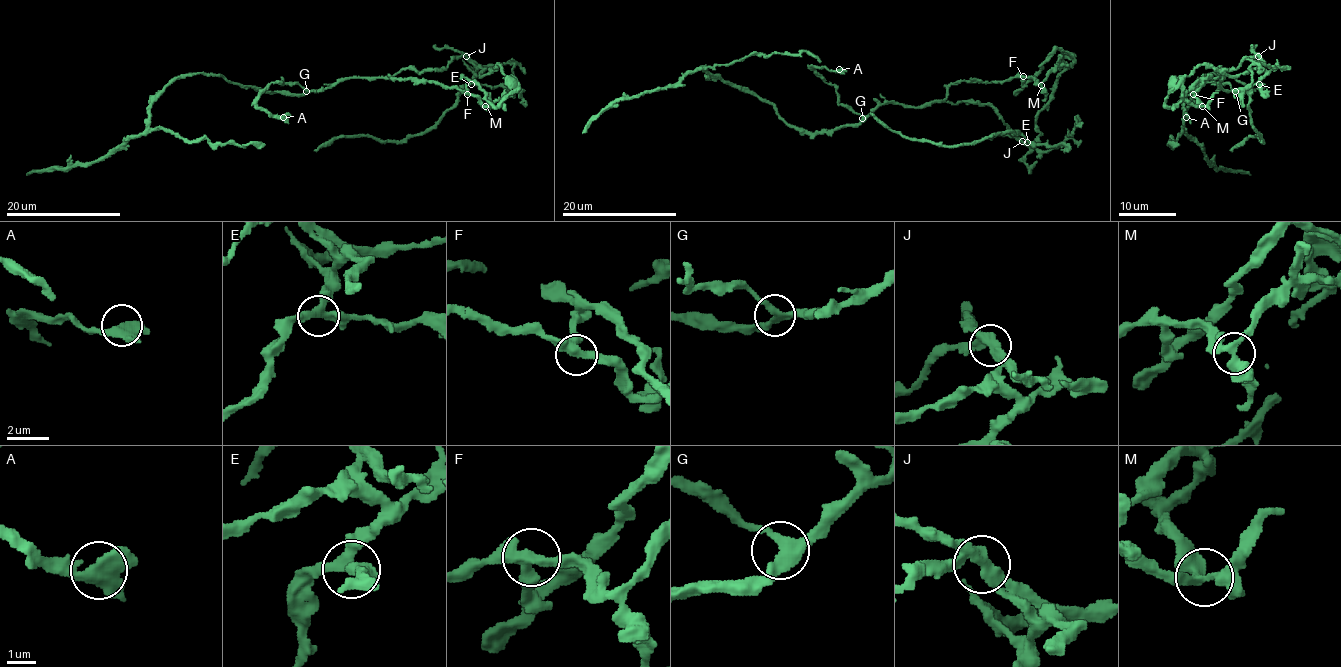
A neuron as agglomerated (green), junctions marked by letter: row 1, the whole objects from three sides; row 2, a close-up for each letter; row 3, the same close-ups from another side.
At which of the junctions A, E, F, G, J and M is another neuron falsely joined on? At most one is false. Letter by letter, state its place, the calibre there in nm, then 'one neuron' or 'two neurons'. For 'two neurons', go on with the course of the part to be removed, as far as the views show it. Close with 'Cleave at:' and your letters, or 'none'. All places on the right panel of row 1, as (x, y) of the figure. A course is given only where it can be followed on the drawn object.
A: (1186, 117) | 360 nm | one neuron
E: (1259, 84) | 320 nm | one neuron
F: (1193, 94) | 360 nm | one neuron
G: (1235, 91) | 320 nm | one neuron
J: (1258, 56) | 320 nm | two neurons | (1258, 57), (1263, 74), (1251, 87), (1249, 120), (1262, 141), (1256, 136), (1248, 137), (1230, 150)
M: (1202, 106) | 320 nm | one neuron
Cleave at: J

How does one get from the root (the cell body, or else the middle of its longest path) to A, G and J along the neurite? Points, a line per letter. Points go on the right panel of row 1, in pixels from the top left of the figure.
A: (1222, 87), (1232, 91), (1229, 84), (1200, 83), (1186, 97), (1186, 117)
G: (1222, 87), (1235, 91)
J: (1222, 87), (1223, 78), (1219, 77), (1219, 68), (1220, 71), (1235, 70), (1246, 58), (1258, 57)

